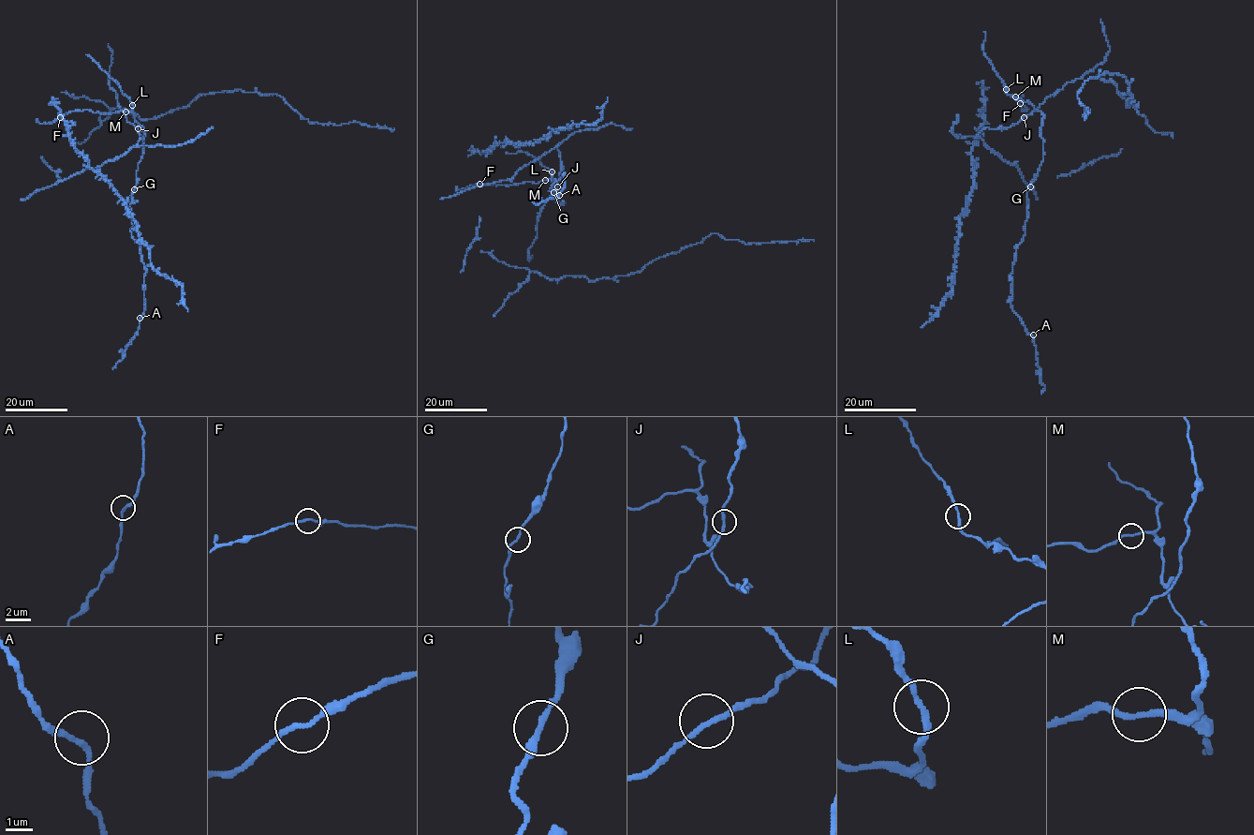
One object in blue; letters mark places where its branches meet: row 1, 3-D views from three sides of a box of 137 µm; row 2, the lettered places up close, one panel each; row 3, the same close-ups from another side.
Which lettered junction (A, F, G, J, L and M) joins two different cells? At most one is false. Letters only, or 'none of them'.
none of them

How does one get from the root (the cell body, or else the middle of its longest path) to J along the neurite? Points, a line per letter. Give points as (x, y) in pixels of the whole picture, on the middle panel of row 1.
J: (538, 157), (555, 147), (559, 152), (562, 171), (557, 186)

